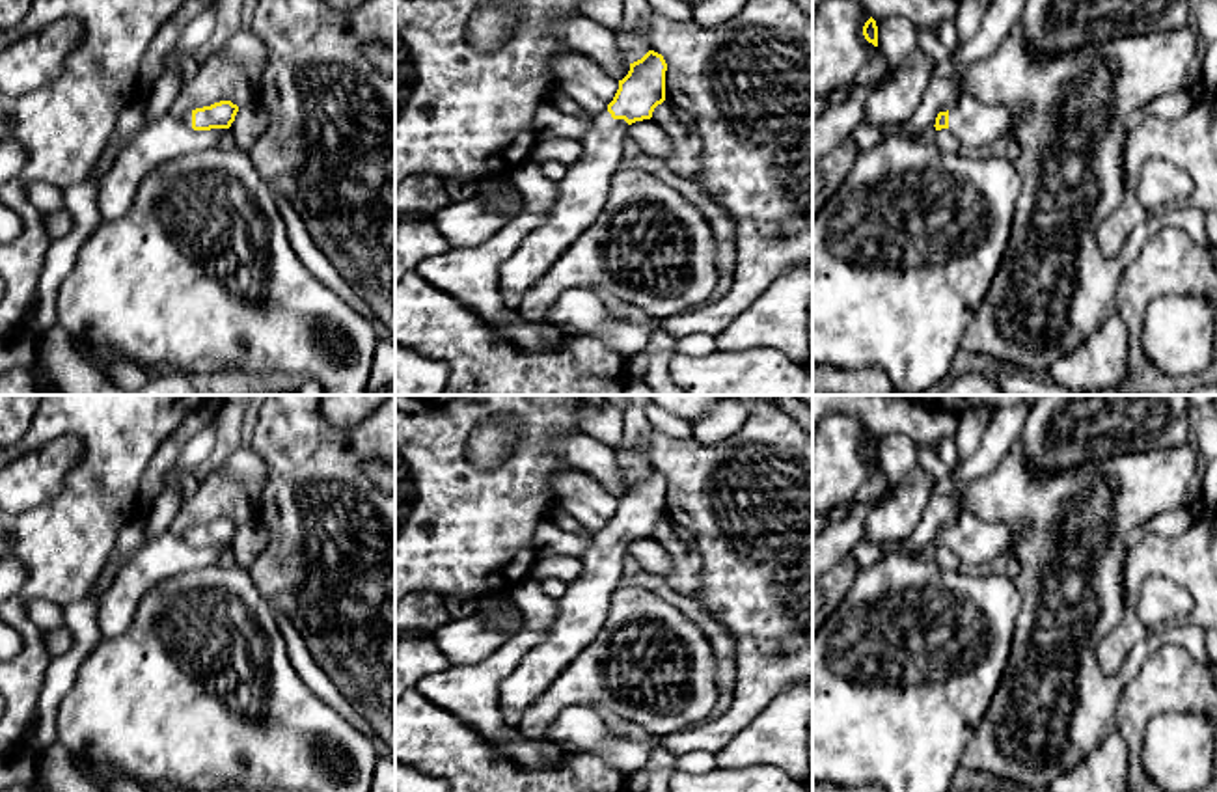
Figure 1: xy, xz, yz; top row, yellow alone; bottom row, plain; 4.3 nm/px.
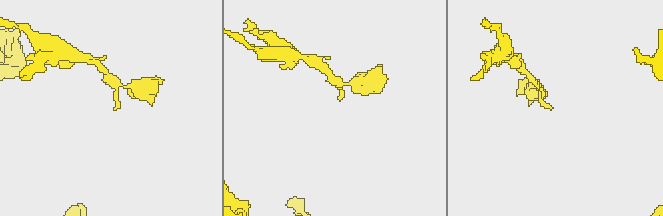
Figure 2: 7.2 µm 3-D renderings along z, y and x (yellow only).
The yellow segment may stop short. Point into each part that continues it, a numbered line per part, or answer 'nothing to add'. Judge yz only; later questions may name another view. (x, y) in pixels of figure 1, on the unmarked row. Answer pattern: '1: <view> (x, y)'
1: yz (977, 543)

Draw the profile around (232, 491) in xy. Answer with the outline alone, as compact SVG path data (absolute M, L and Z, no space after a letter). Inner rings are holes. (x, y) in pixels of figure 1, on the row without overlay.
M242 444L224 466L192 483L168 533L181 539L188 529L231 518L239 526L257 516L265 486L265 462Z

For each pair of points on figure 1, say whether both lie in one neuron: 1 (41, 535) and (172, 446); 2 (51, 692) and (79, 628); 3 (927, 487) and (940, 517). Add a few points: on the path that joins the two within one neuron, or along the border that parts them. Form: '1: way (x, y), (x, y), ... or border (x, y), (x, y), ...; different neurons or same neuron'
1: border (177, 427), (150, 461), (140, 483), (138, 504); different neurons
2: way (60, 677), (62, 669), (81, 649), (81, 643); same neuron
3: border (945, 483), (929, 500), (910, 535); different neurons

